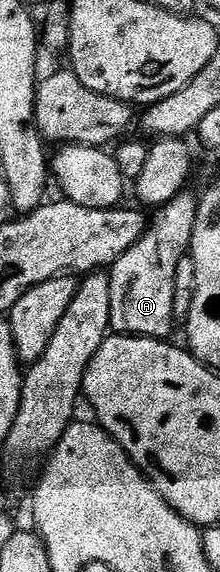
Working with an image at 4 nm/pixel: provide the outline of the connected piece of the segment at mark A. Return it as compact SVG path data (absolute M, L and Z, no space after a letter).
M181 191L174 200L157 209L147 232L110 267L111 329L136 338L171 339L174 323L174 280L181 260L191 251L199 197Z

